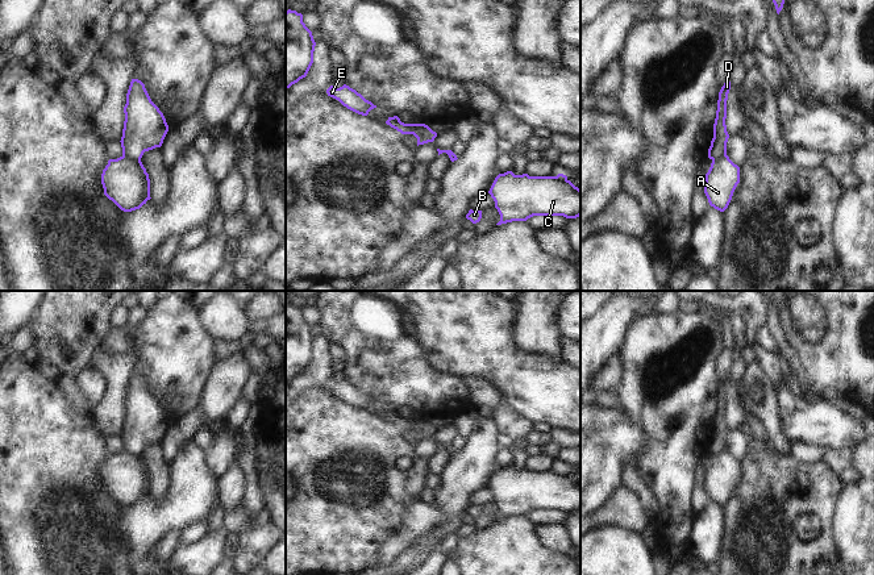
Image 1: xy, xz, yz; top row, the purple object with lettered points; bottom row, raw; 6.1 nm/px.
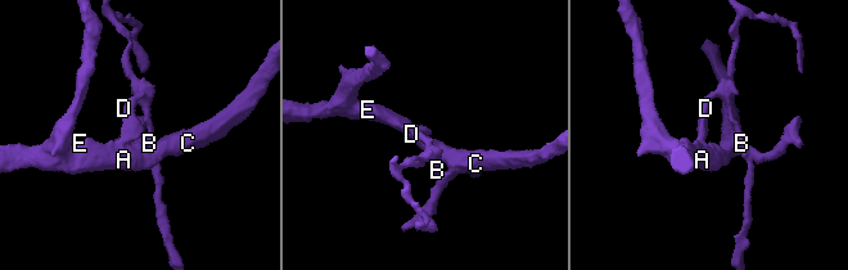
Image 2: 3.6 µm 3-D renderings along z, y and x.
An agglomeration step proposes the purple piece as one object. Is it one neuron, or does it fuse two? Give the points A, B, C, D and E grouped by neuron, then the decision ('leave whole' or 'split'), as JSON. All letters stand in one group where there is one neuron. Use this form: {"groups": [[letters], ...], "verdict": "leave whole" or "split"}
{"groups": [["A", "C", "E"], ["B", "D"]], "verdict": "split"}

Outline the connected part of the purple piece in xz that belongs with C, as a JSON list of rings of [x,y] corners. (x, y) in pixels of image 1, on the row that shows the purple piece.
[[[499,174],[488,193],[500,214],[496,225],[527,221],[533,216],[580,216],[580,189],[566,175],[529,176]]]

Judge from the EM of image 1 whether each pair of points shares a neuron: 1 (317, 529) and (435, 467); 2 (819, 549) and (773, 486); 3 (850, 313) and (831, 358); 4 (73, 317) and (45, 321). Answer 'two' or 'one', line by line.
1: two
2: one
3: one
4: one

